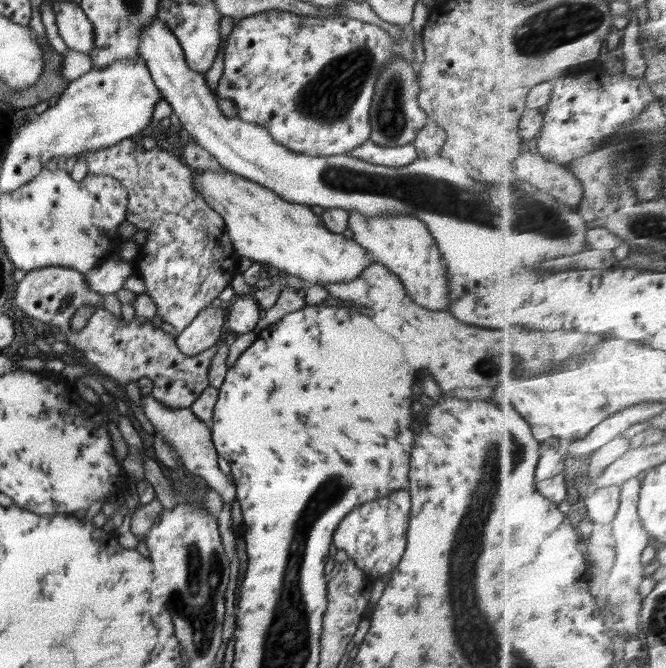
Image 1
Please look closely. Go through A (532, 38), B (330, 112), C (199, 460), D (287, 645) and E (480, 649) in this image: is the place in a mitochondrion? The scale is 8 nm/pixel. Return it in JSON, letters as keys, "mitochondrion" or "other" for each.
{"A":"mitochondrion","B":"mitochondrion","C":"other","D":"mitochondrion","E":"mitochondrion"}

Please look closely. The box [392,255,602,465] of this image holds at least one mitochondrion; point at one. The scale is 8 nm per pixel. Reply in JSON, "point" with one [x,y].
{"point":[488,367]}

